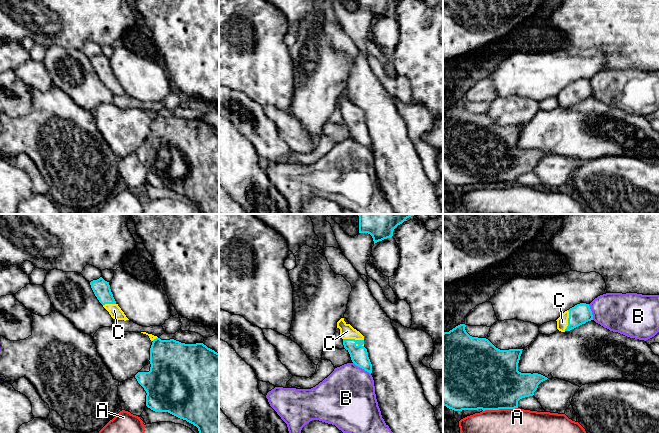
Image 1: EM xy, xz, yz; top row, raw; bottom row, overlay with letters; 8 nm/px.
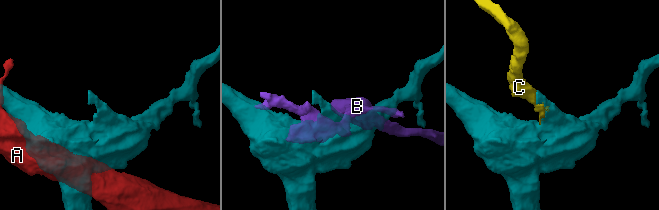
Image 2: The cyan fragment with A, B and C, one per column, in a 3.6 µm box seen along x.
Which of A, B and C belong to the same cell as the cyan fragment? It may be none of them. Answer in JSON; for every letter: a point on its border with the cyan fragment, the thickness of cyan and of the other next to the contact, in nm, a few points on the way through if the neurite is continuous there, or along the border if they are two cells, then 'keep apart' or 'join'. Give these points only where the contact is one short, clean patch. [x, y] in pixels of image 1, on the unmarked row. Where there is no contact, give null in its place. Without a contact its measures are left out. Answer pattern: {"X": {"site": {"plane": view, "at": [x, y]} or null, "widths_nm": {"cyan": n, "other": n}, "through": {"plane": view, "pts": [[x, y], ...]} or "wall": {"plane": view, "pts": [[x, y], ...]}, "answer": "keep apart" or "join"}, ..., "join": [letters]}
{"A": {"site": {"plane": "yz", "at": [500, 184]}, "widths_nm": {"cyan": 480, "other": 460}, "answer": "keep apart"}, "B": {"site": {"plane": "xz", "at": [362, 144]}, "widths_nm": {"cyan": 140, "other": 440}, "answer": "keep apart"}, "C": {"site": {"plane": "xz", "at": [353, 115]}, "widths_nm": {"cyan": 140, "other": 110}, "answer": "join"}, "join": ["C"]}

